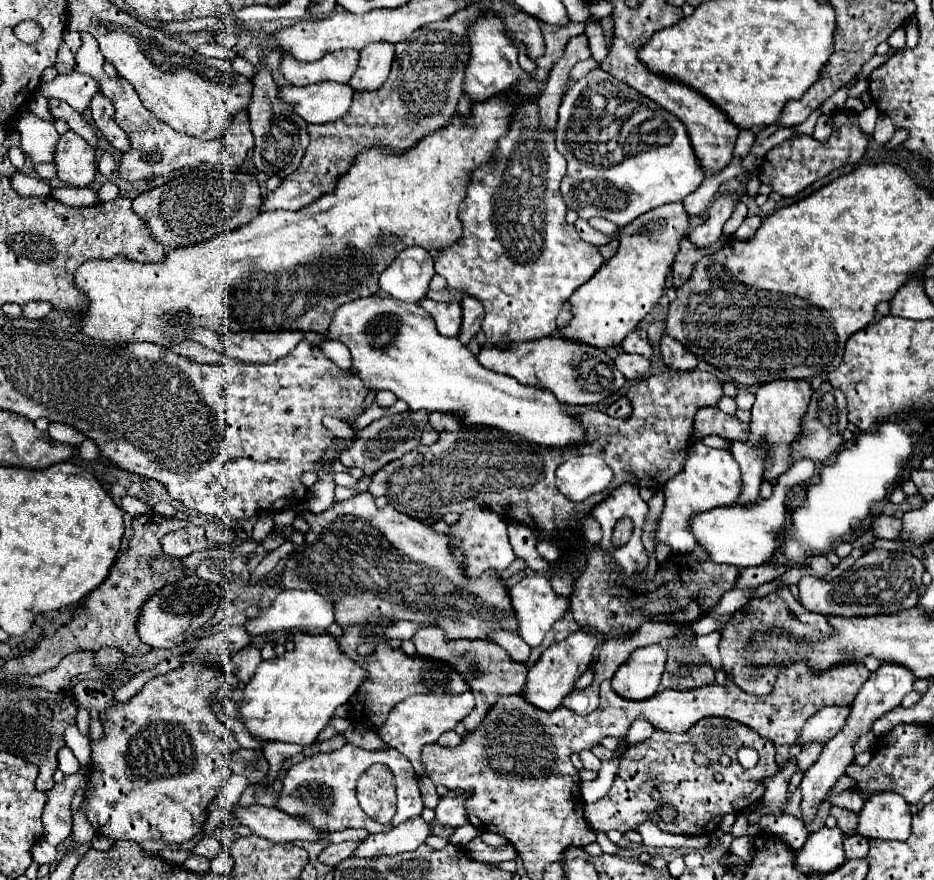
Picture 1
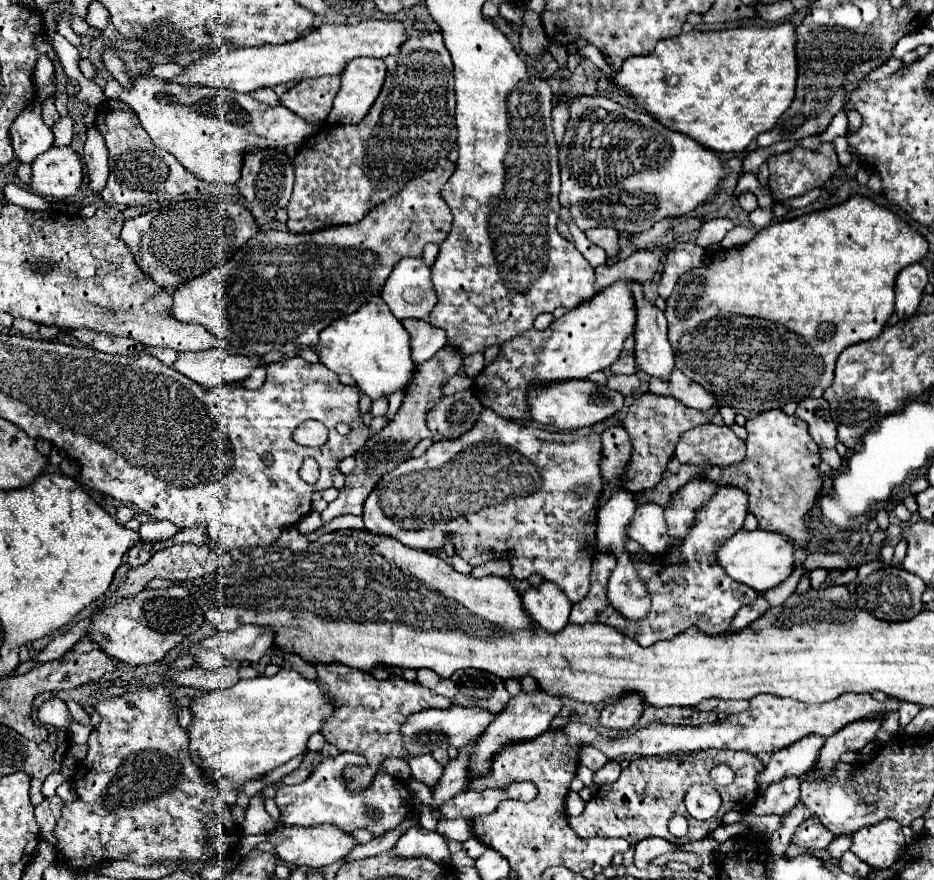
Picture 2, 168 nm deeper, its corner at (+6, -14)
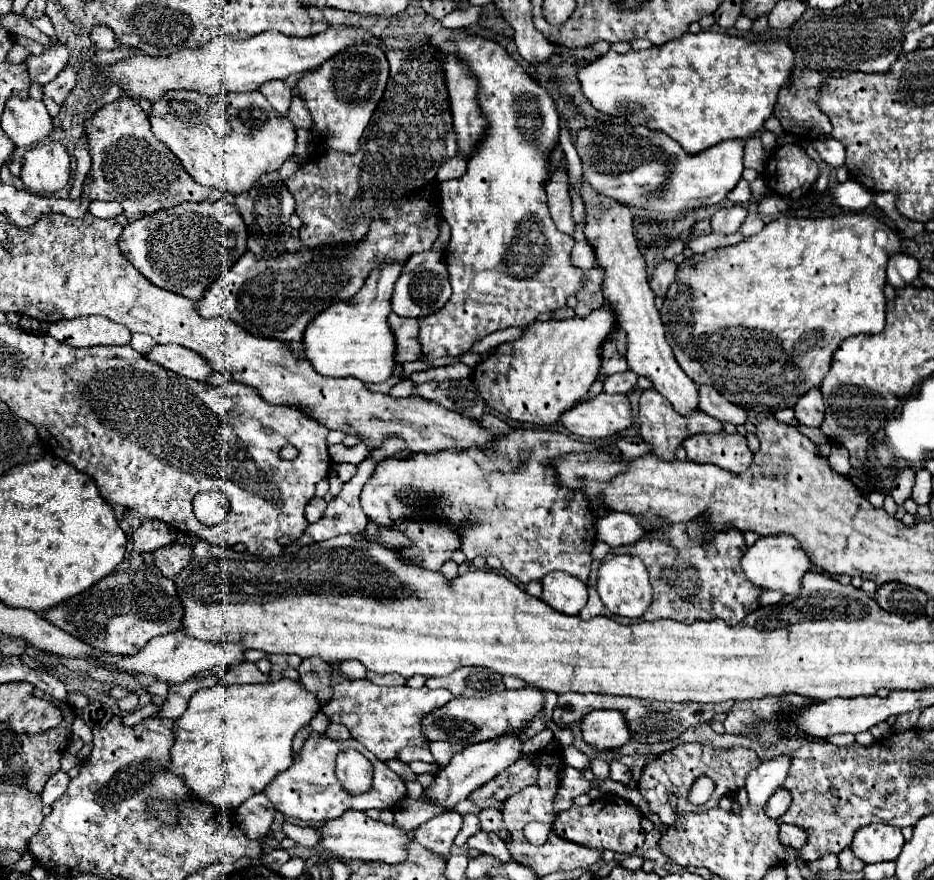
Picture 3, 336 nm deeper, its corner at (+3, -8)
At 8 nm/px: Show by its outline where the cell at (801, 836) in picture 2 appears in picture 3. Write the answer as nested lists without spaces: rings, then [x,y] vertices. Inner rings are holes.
[[[779,825],[779,841],[783,845],[801,849],[803,845],[807,845],[807,831],[803,827],[795,827],[795,825]]]

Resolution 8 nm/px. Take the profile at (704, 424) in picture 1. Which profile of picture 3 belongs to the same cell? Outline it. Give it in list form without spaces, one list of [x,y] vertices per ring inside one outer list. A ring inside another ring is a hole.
[[[701,433],[691,435],[683,441],[687,459],[695,463],[713,463],[725,471],[741,473],[751,461],[753,453],[747,445],[747,439],[739,433]]]

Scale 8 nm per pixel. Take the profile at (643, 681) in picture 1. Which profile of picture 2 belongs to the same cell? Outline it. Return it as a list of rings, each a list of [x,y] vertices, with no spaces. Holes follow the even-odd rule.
[[[626,695],[616,703],[608,705],[600,713],[600,725],[614,731],[630,729],[642,715],[642,699],[638,695]]]

